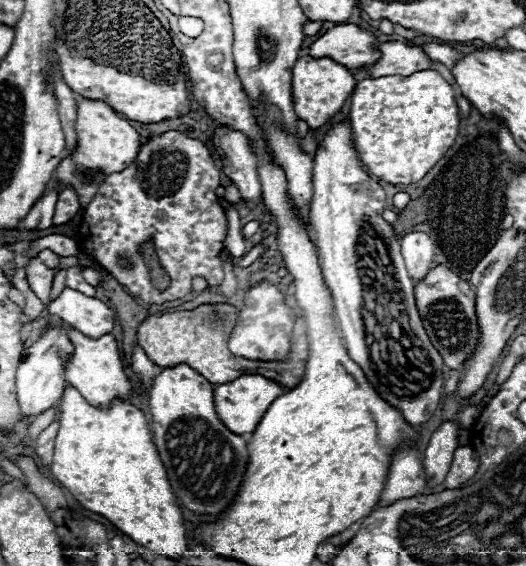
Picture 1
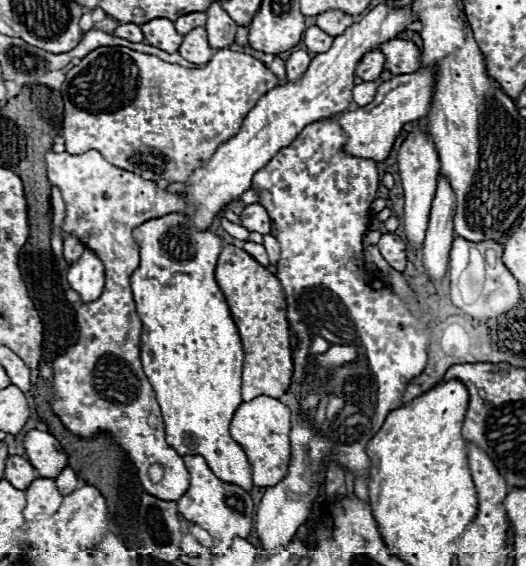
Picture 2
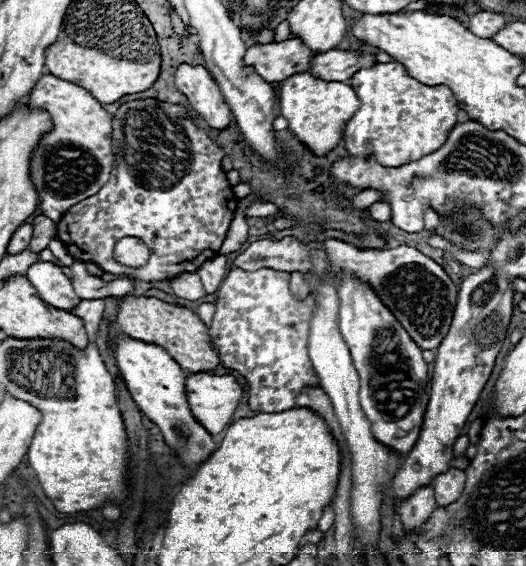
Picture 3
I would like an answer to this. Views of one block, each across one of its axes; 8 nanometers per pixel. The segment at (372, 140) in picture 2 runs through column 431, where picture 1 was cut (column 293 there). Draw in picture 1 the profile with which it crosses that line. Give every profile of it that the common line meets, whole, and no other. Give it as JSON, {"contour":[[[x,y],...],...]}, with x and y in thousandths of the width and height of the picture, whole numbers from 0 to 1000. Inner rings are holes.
{"contour":[[[574,99],[555,120],[555,177],[559,198],[570,212],[578,212],[593,230],[616,226],[654,187],[677,152],[673,134],[662,120],[639,113],[627,102],[593,106],[589,99]]]}

